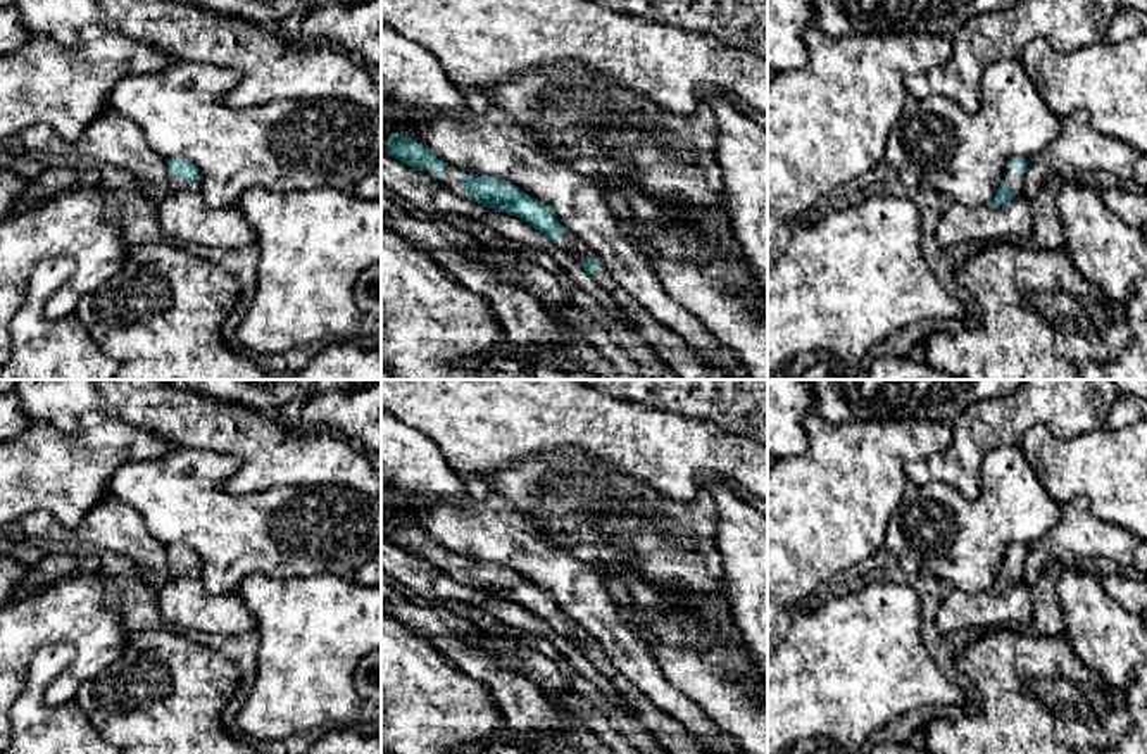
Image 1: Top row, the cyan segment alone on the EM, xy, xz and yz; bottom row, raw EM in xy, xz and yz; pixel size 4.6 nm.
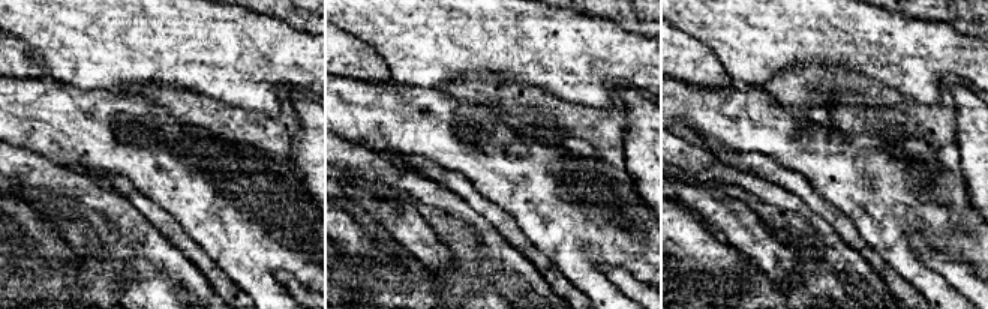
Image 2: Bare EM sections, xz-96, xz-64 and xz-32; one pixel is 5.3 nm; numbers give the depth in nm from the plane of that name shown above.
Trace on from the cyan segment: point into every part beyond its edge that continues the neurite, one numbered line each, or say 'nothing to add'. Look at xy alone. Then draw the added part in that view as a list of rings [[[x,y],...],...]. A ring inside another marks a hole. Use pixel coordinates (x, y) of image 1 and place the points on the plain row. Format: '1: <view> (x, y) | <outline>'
1: xy (185, 604) | [[[169,562],[169,571],[172,580],[159,588],[159,613],[167,628],[214,633],[217,637],[255,631],[255,618],[236,592],[207,592],[198,566],[188,569],[179,562]]]

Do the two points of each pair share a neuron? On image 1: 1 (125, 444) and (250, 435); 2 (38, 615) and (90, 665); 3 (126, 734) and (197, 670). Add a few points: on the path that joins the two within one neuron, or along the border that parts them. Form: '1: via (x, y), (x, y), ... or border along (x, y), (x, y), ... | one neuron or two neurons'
1: border along (130, 425), (161, 433), (176, 446) | two neurons
2: via (54, 616), (88, 649) | one neuron
3: via (147, 723), (154, 723), (169, 708), (178, 691) | one neuron

